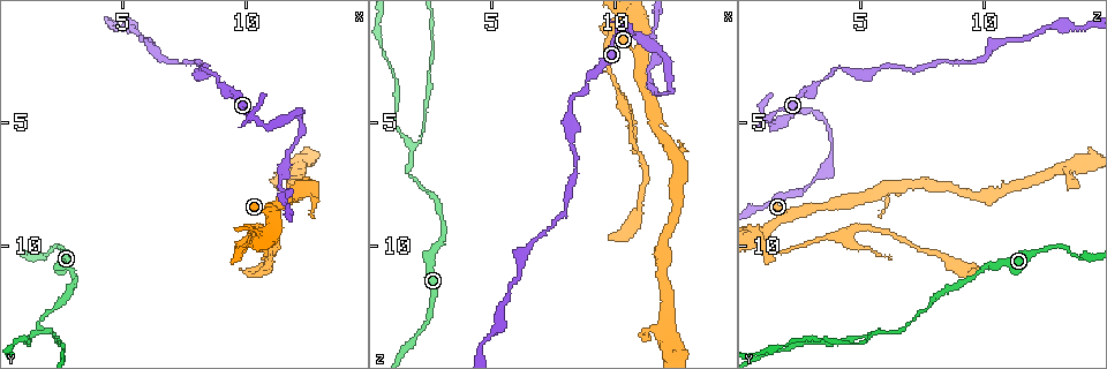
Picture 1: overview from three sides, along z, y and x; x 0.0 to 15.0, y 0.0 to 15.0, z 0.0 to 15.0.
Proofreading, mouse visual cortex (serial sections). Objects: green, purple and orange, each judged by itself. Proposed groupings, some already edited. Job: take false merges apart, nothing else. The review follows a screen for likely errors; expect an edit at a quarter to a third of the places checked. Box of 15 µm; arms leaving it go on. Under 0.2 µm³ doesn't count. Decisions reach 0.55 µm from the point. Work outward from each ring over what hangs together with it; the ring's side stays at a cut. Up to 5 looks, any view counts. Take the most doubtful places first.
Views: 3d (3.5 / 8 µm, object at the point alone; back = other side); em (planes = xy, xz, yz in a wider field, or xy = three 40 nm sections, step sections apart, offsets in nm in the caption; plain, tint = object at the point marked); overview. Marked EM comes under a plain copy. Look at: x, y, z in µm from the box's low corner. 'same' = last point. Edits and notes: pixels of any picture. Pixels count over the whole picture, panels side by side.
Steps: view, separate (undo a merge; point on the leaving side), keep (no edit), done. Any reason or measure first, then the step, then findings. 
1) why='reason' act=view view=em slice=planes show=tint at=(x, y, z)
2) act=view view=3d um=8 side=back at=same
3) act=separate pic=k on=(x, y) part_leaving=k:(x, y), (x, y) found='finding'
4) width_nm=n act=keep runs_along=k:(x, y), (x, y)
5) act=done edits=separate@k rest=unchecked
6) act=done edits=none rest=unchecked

why='arms part here' act=view view=3d um=3.5 at=(1.8, 13.5, 5.9)

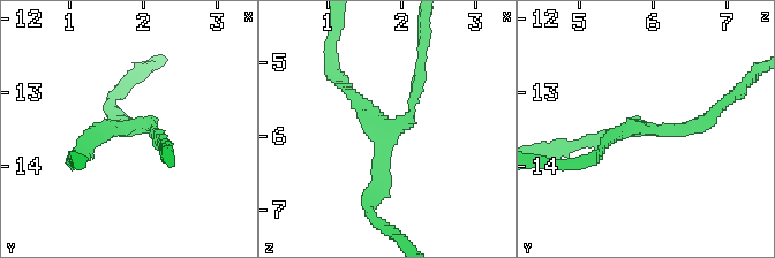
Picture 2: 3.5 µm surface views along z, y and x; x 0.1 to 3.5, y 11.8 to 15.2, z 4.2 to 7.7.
why='shape alone is not enough' act=view view=em slice=xy step=3 show=tint at=(1.75, 13.55, 5.90)

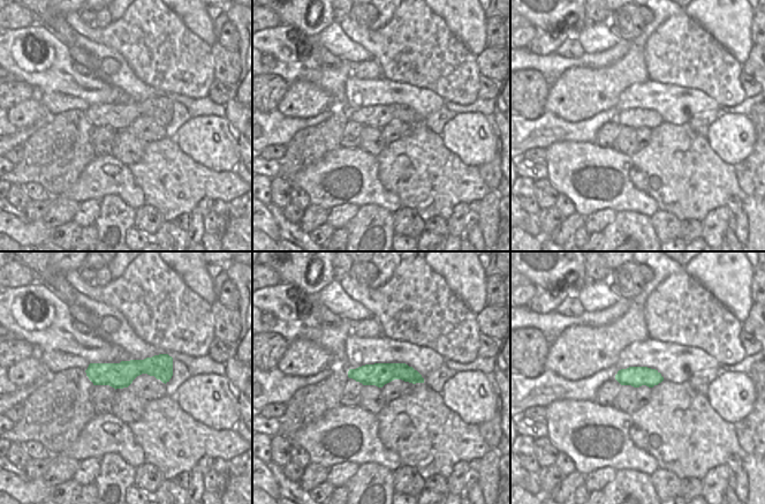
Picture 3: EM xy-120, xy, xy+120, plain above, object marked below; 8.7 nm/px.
arm_widths_nm=150,150,250 act=keep found='all the same cell'

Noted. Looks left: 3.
why='thick turns thin' act=view view=3d um=3.5 at=(9.7, 10.3, 1.6)

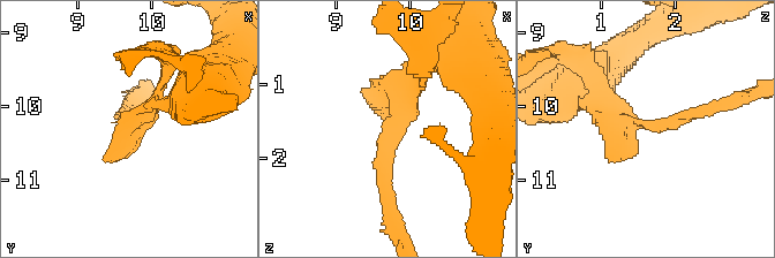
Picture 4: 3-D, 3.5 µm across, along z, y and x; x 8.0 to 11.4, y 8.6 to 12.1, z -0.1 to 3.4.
arm_widths_nm=150,150 act=view view=em slice=xy step=2 show=tint at=(9.75, 10.20, 1.70)

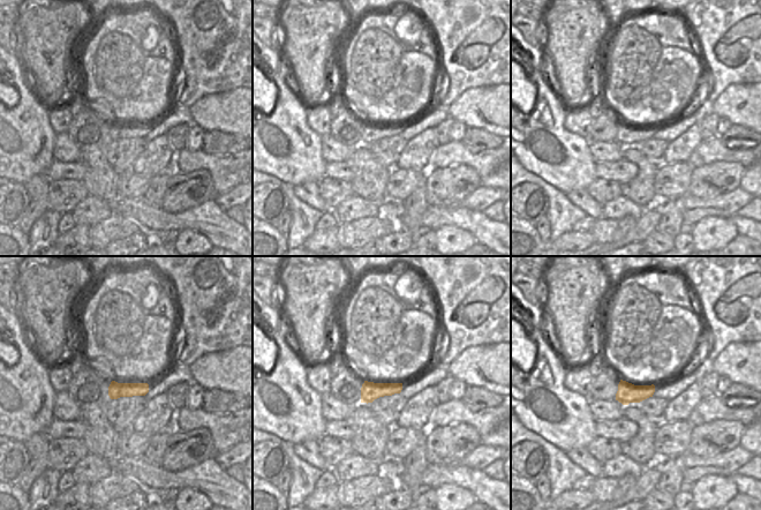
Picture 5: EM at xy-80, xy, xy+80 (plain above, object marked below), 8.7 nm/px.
act=keep runs_along=4:(406, 77), (382, 142), (389, 204) found='all the same cell'

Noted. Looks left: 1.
act=done edits=none rest=unchecked

